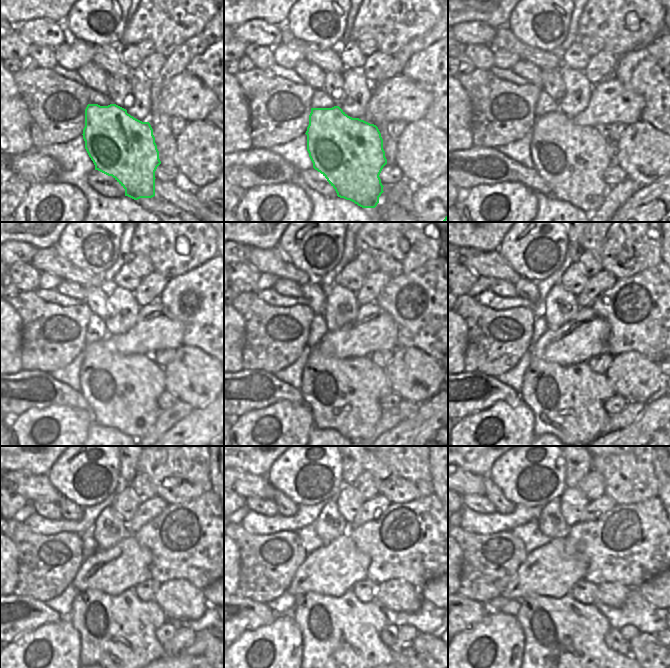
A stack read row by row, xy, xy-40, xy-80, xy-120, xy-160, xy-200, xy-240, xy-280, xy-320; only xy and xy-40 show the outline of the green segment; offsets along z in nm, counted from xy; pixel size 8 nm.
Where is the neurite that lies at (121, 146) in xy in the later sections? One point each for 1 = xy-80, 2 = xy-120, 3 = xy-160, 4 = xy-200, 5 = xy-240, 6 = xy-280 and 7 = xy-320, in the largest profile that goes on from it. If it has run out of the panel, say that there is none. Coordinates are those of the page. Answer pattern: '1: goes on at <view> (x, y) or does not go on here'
1: goes on at xy-80 (572, 159)
2: goes on at xy-120 (122, 390)
3: goes on at xy-160 (344, 394)
4: goes on at xy-200 (567, 401)
5: goes on at xy-240 (118, 632)
6: goes on at xy-280 (341, 636)
7: goes on at xy-320 (565, 649)

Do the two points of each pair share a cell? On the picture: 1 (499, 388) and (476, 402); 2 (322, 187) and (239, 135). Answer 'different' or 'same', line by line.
1: same
2: different

